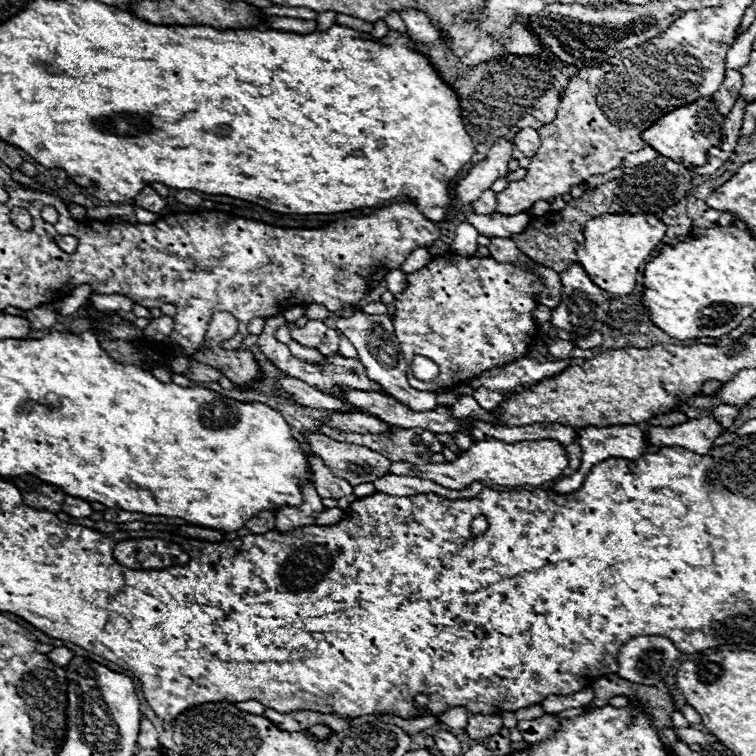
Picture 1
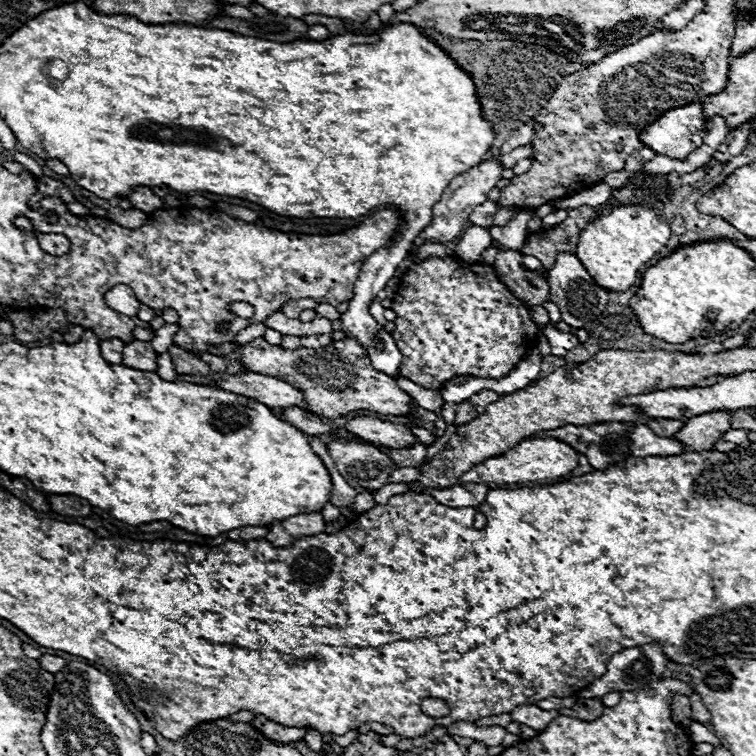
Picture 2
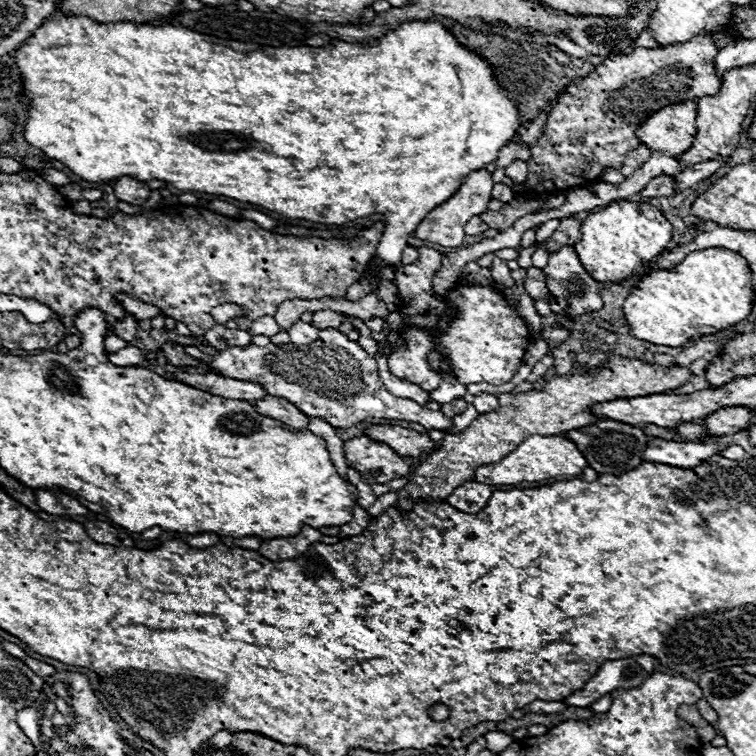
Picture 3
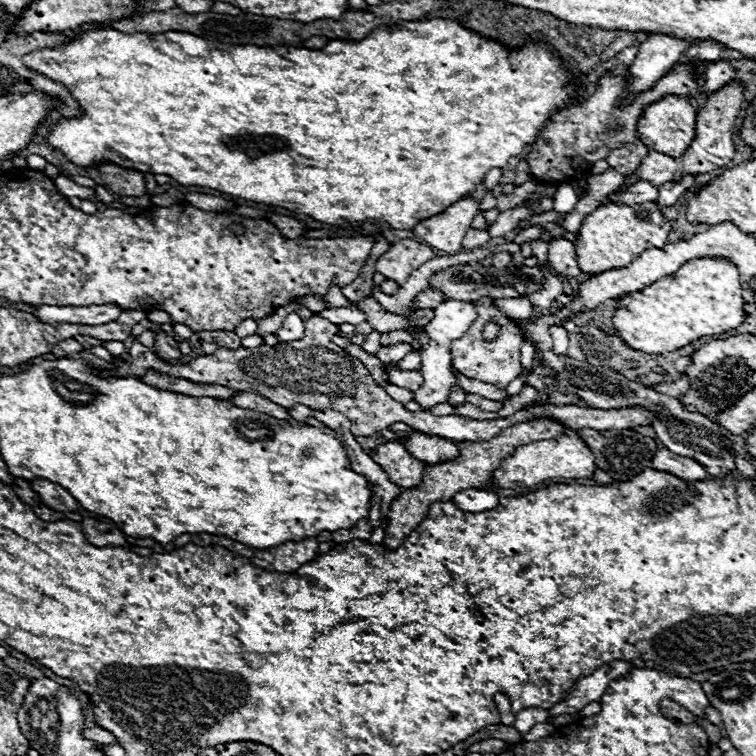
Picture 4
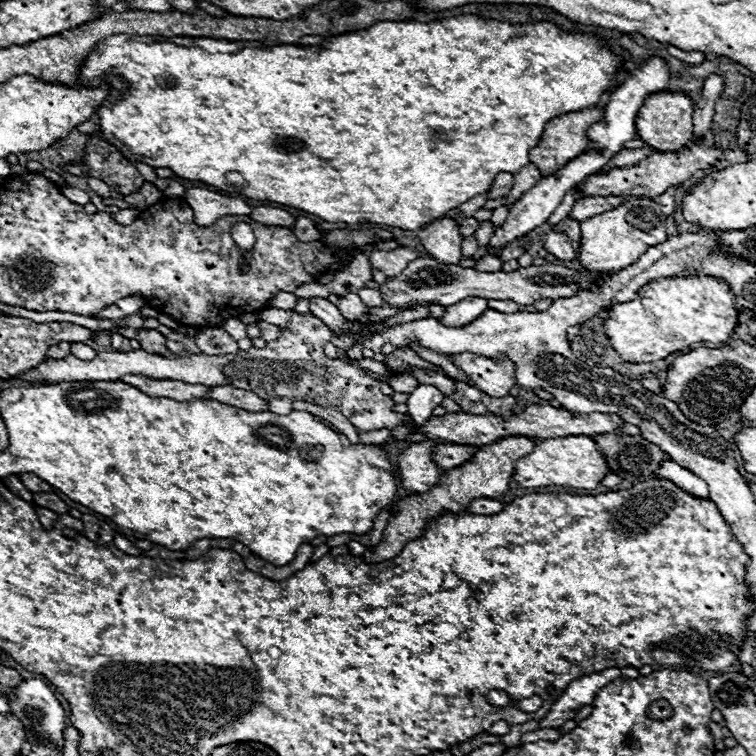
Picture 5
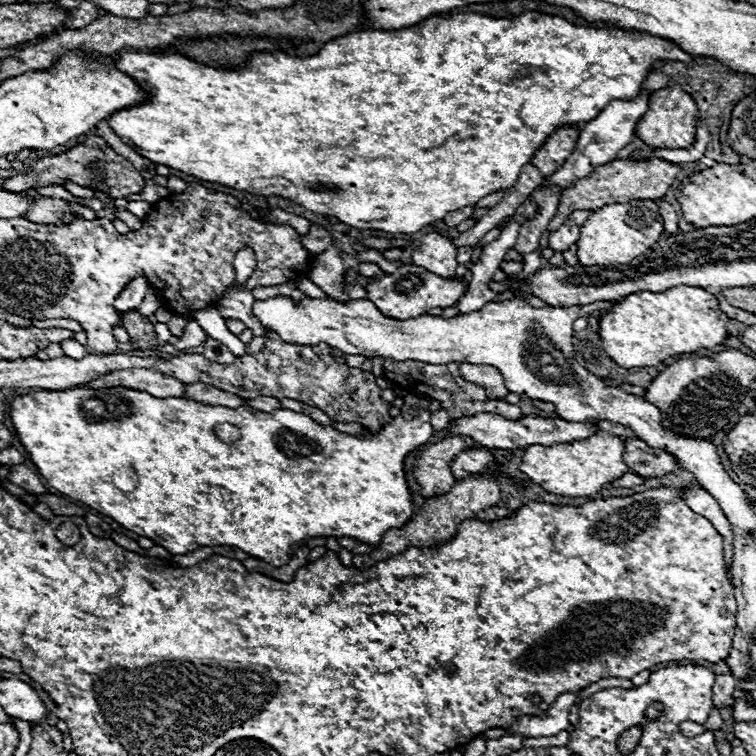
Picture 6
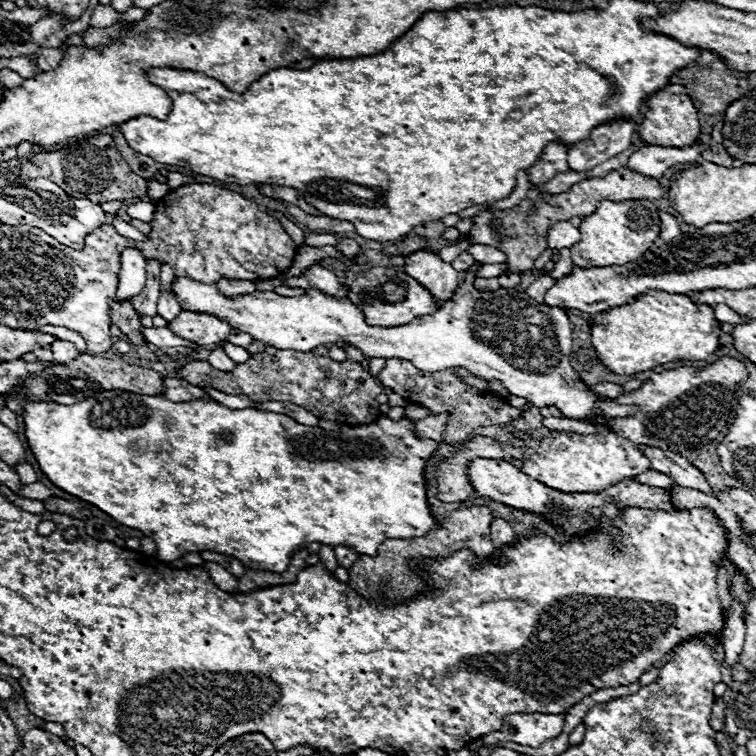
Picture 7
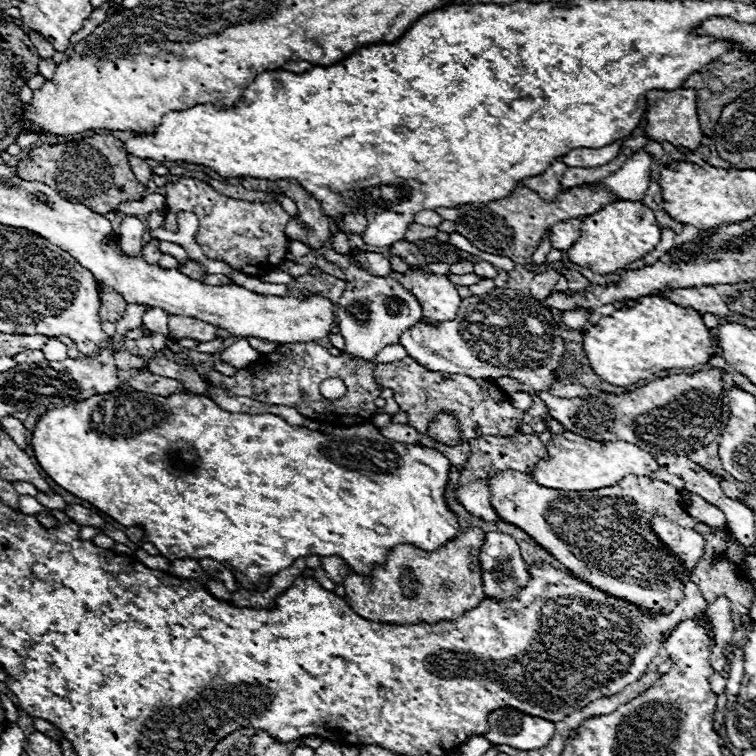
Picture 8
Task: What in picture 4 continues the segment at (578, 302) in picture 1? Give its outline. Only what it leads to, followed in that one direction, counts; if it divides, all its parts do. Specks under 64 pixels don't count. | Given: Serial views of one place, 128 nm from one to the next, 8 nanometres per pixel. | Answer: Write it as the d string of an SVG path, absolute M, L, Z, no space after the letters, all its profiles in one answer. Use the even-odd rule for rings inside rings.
M554 238L548 246L548 264L560 274L562 278L576 278L582 274L576 262L576 248L568 244L568 240Z

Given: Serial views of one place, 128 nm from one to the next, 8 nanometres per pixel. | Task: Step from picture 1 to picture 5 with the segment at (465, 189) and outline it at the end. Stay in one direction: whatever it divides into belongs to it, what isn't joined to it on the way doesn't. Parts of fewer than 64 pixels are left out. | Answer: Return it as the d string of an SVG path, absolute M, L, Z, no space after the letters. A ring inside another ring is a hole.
M444 216L440 220L426 224L424 228L418 230L418 238L426 252L438 262L458 264L458 260L462 258L460 224L452 216Z

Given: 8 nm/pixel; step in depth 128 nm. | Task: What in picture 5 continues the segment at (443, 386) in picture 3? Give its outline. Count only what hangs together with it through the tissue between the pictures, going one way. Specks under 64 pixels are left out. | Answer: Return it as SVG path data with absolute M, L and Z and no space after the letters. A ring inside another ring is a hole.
M466 298L454 306L446 306L444 316L438 318L444 326L466 326L478 318L486 310L486 300L482 298ZM418 386L410 396L408 396L408 410L410 410L410 418L416 424L424 424L430 416L432 410L442 404L444 394L436 388L436 386Z

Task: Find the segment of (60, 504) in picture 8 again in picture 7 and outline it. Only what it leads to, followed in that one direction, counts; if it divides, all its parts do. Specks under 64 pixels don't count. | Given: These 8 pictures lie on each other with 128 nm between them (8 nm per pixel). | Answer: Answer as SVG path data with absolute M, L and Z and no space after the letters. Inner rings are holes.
M34 482L34 484L26 484L26 486L22 486L20 490L18 490L18 496L20 498L30 498L30 500L48 500L50 496L52 496L52 492L44 486L44 484L40 484L40 482Z

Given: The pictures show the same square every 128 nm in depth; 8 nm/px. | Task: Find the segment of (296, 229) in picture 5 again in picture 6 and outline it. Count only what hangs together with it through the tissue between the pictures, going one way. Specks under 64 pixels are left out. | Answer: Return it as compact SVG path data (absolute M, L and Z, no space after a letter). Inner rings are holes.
M310 224L308 234L302 236L302 244L304 244L306 250L310 250L316 256L316 254L320 254L320 252L324 252L324 250L328 250L332 246L332 238L322 226Z

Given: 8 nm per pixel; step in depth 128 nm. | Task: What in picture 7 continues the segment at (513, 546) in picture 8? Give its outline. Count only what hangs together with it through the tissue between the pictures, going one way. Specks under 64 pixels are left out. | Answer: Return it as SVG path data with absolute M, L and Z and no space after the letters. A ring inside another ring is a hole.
M494 518L494 522L490 524L490 538L494 542L494 548L500 548L500 546L514 540L514 530L506 520Z

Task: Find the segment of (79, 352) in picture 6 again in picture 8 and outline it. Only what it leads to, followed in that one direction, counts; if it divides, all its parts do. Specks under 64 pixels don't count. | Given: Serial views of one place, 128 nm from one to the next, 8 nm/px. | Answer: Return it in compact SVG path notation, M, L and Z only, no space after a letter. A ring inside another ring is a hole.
M50 338L44 346L42 346L42 352L44 352L44 356L46 356L46 360L56 360L56 362L62 362L62 358L68 358L68 350L66 350L66 346L60 342L60 340L56 340L56 338Z

